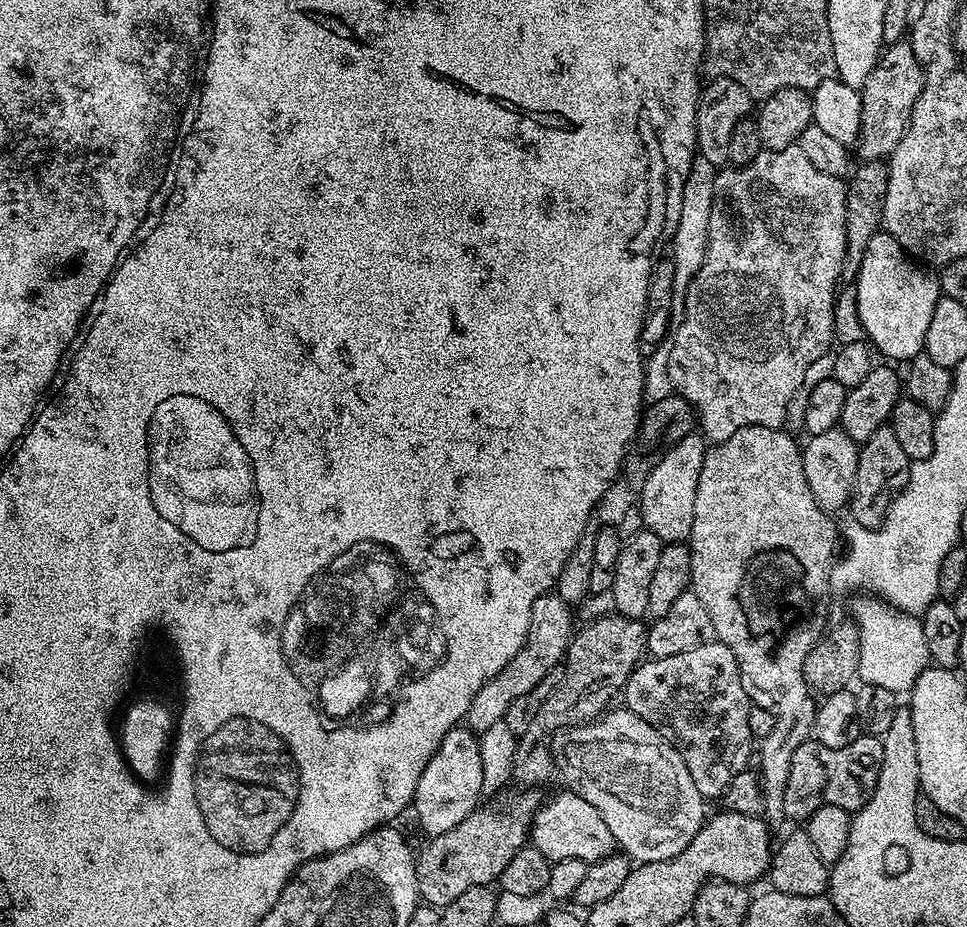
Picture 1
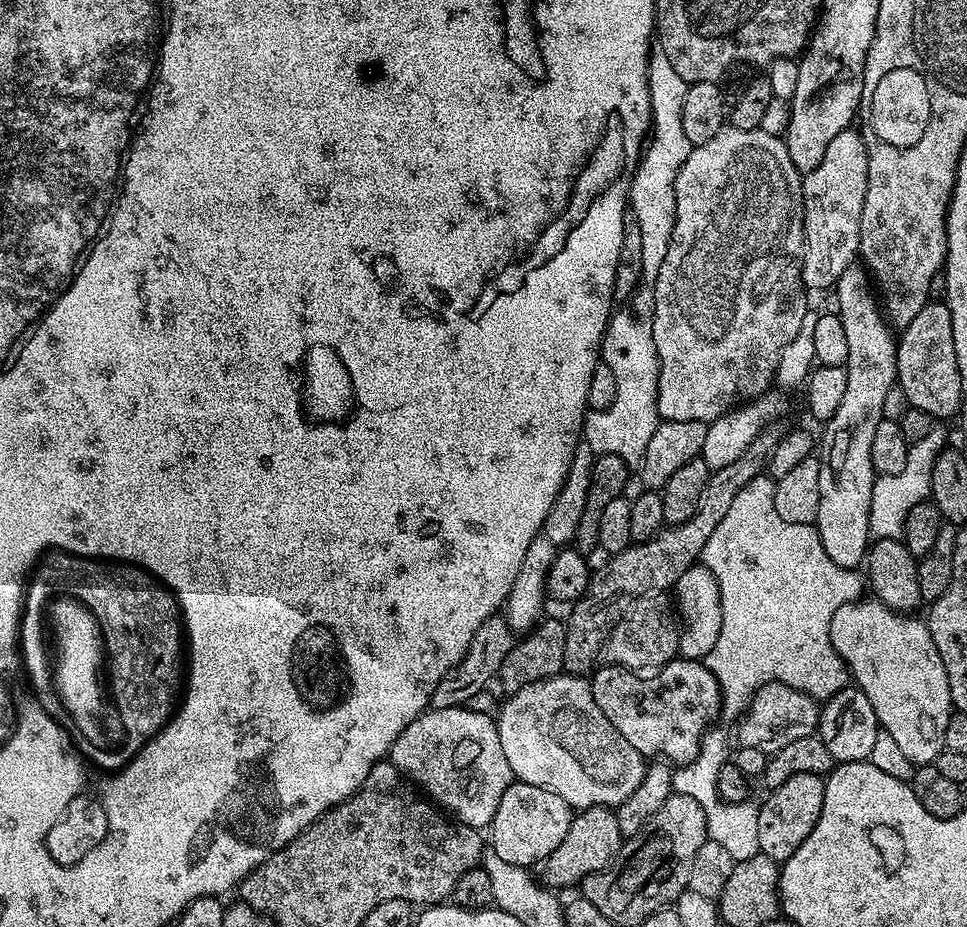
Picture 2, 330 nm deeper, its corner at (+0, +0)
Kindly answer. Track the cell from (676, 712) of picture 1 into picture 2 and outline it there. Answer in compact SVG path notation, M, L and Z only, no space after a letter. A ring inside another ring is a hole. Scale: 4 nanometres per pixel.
M677 658L651 674L637 674L631 668L600 666L591 673L590 683L598 710L610 718L610 726L614 726L614 730L634 746L634 750L646 758L663 758L676 766L688 764L696 757L704 737L709 735L711 728L708 727L715 722L716 716L718 720L722 712L718 678L714 678L707 663L699 660Z

